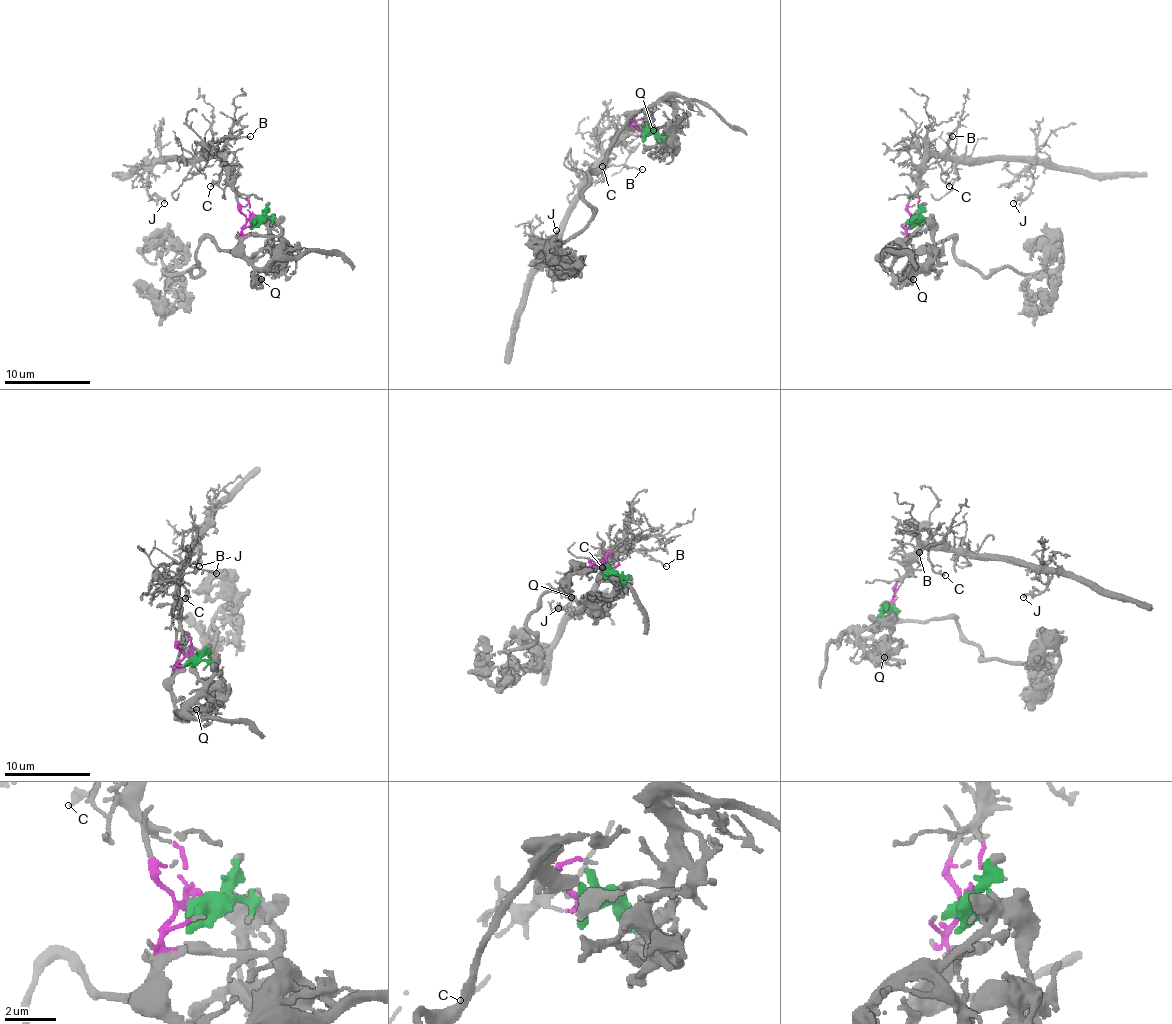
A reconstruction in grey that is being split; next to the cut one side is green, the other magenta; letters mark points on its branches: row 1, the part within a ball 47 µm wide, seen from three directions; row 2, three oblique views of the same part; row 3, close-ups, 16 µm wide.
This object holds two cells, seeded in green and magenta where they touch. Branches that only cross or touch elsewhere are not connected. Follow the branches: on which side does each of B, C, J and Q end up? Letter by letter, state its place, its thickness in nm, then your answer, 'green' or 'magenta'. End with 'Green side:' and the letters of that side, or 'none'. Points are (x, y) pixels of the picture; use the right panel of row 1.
B: place (952, 136); calibre 140 nm; magenta
C: place (949, 186); calibre 240 nm; magenta
J: place (1013, 203); calibre 190 nm; magenta
Q: place (913, 279); calibre 360 nm; green
Green side: Q

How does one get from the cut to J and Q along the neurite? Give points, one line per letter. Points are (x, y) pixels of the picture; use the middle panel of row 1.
J: (643, 133), (625, 133), (610, 148), (610, 155), (589, 176), (565, 230), (552, 243), (539, 249), (556, 230)
Q: (645, 133), (673, 133), (673, 107), (664, 99), (647, 109), (647, 122), (653, 131)

